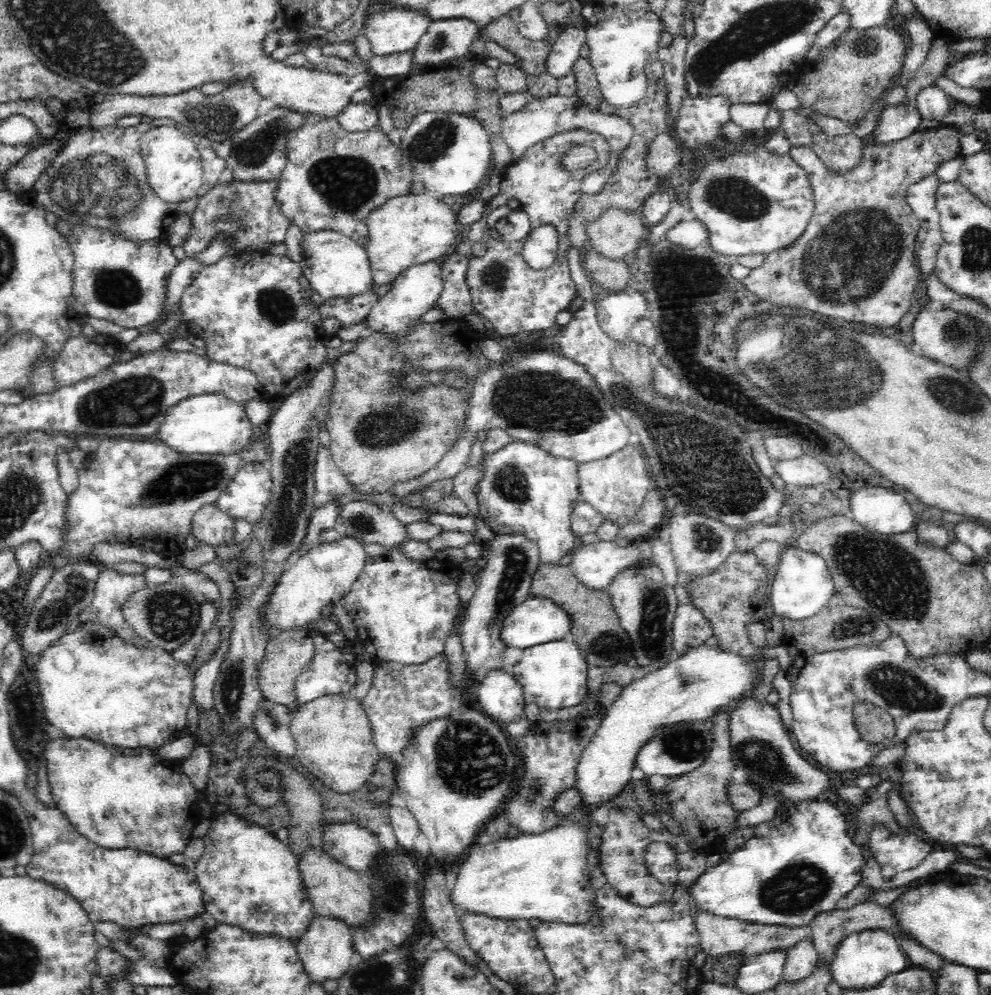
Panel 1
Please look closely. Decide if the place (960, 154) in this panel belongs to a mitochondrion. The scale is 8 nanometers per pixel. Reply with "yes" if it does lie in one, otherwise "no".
no

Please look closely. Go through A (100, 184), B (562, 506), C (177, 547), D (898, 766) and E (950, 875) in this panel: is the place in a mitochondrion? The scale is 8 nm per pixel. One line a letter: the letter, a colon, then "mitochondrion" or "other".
A: mitochondrion
B: other
C: other
D: other
E: other

